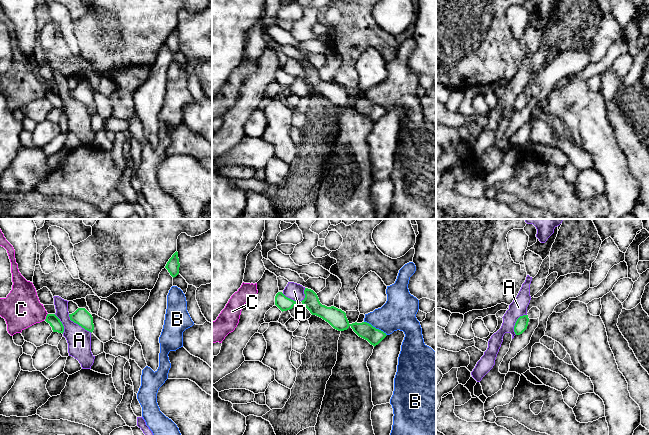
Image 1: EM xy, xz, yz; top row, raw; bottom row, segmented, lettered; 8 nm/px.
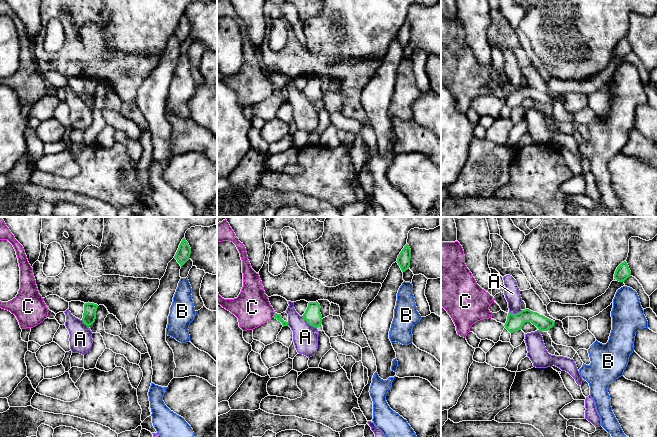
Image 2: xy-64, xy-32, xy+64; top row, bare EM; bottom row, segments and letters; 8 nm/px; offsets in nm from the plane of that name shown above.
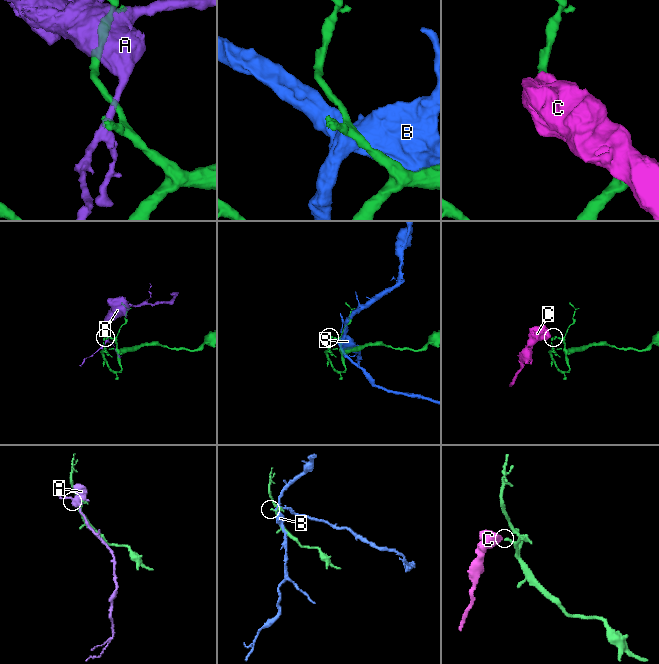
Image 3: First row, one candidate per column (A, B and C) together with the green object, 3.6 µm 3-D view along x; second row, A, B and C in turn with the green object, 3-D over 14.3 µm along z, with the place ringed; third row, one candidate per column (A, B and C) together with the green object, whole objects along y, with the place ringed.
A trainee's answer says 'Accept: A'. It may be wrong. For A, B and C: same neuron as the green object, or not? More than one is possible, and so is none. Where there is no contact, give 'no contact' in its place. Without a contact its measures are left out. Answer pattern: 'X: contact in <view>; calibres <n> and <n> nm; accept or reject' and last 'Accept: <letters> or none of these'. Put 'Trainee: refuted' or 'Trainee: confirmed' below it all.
A: contact in xy; calibres 140 and 190 nm; reject
B: contact in xz; calibres 130 and 280 nm; reject
C: contact in xy; calibres 90 and 300 nm; reject
Accept: none of these
Trainee: refuted

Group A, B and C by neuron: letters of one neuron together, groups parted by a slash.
A / B / C

